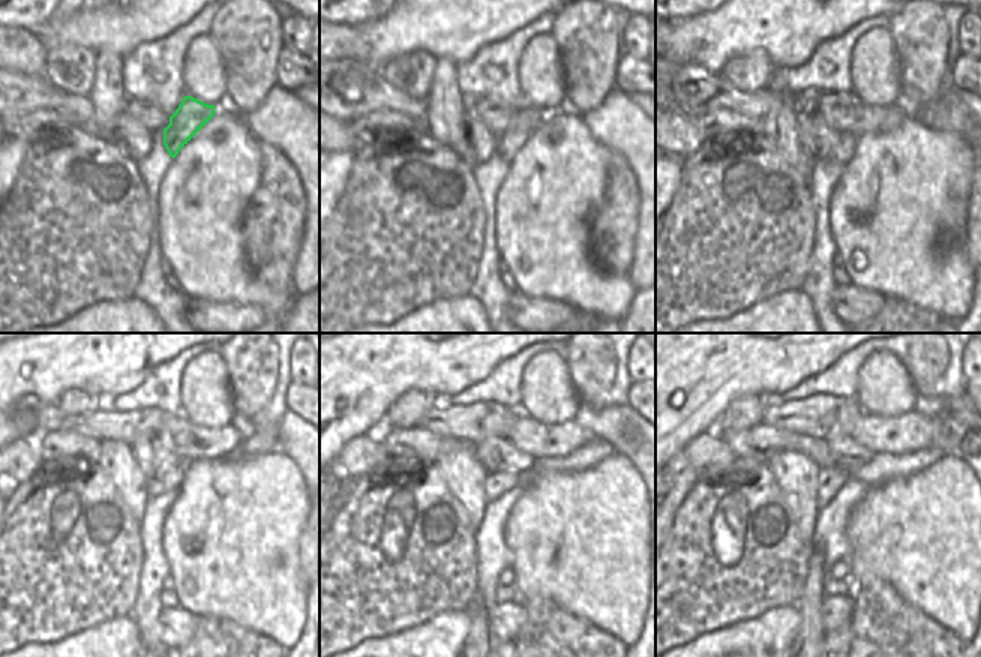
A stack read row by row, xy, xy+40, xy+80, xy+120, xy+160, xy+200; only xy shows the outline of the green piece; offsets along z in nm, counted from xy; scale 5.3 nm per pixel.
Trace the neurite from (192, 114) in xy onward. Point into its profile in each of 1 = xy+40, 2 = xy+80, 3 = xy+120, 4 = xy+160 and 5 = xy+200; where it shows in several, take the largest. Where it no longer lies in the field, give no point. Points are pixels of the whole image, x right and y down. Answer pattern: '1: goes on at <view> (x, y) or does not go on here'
1: goes on at xy+40 (527, 119)
2: goes on at xy+80 (843, 150)
3: goes on at xy+120 (170, 482)
4: goes on at xy+160 (495, 482)
5: goes on at xy+200 (830, 480)

